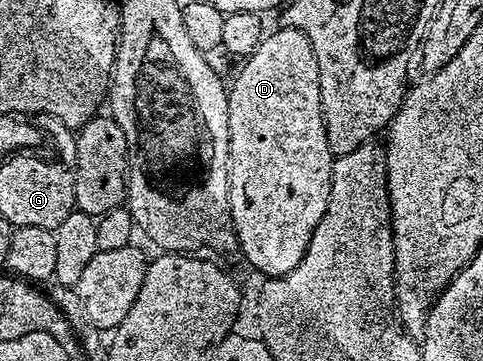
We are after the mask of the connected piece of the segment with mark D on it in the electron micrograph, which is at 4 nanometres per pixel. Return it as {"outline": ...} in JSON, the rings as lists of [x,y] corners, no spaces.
{"outline":[[[278,28],[275,34],[267,33],[262,43],[241,63],[238,75],[228,86],[228,132],[230,133],[230,215],[234,221],[234,234],[238,238],[237,249],[262,273],[266,278],[279,278],[300,260],[304,260],[304,252],[308,248],[308,240],[312,240],[312,232],[316,232],[316,224],[324,216],[324,208],[328,208],[328,196],[332,188],[332,168],[335,154],[330,151],[326,125],[322,115],[320,100],[320,68],[316,64],[316,52],[312,52],[312,44],[304,32],[289,28]]]}

